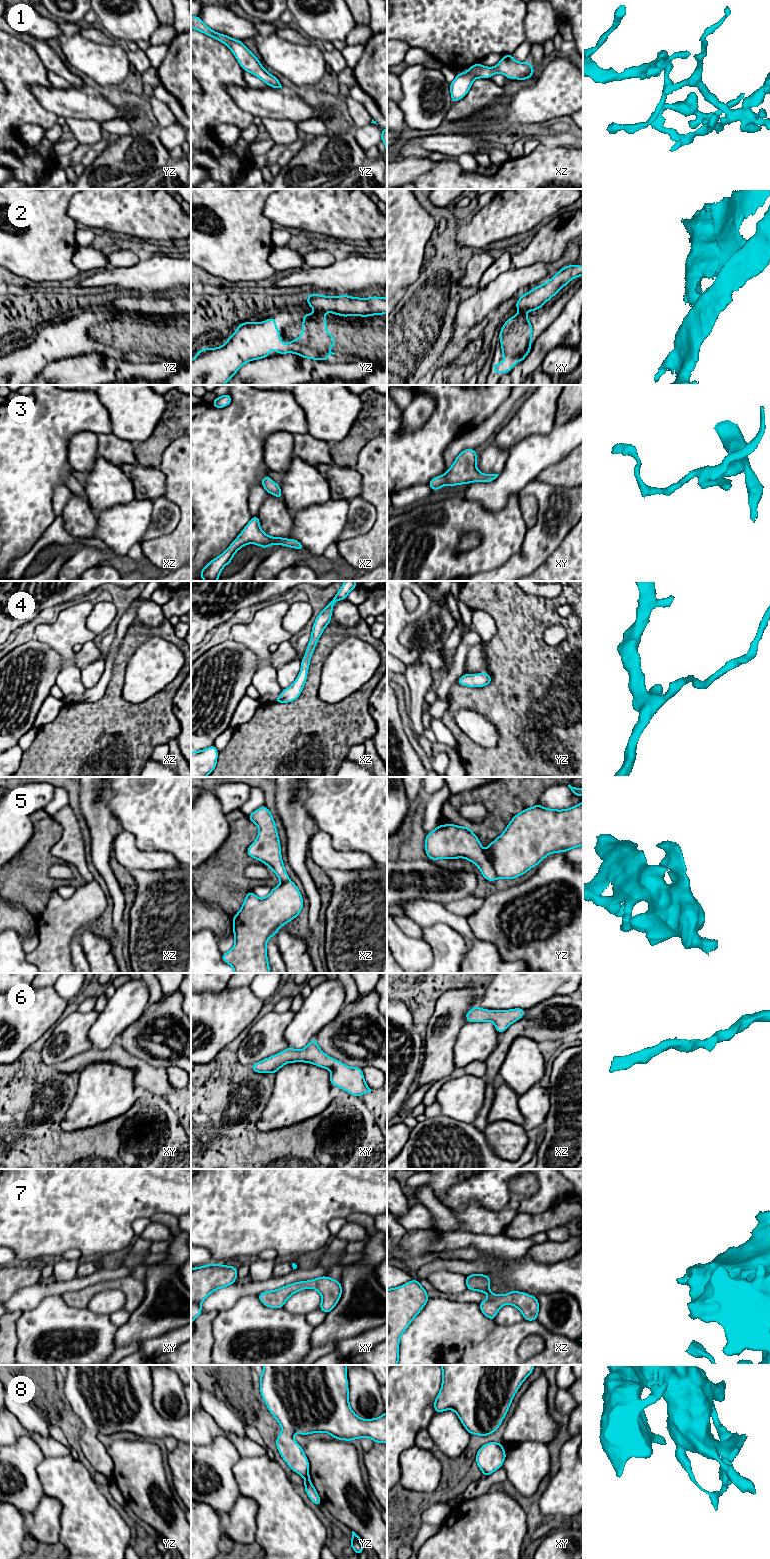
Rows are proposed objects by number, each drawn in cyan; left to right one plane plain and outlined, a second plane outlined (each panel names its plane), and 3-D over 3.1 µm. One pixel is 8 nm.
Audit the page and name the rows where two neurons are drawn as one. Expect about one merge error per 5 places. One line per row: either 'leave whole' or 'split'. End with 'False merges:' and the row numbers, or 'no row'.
1: leave whole
2: split
3: leave whole
4: leave whole
5: leave whole
6: leave whole
7: leave whole
8: leave whole
False merges: 2

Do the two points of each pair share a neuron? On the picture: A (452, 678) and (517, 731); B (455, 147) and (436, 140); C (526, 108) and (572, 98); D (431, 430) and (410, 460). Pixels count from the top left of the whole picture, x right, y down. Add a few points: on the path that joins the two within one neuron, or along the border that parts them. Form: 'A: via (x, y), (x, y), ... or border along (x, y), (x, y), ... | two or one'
A: border along (456, 683), (450, 688), (446, 698) | two
B: via (450, 144), (441, 143) | one
C: via (537, 102), (545, 98), (561, 98) | one
D: via (431, 437), (417, 453) | one

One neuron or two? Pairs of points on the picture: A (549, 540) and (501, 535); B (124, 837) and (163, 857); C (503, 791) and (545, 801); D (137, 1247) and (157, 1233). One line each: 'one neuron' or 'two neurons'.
A: two neurons
B: one neuron
C: two neurons
D: two neurons

